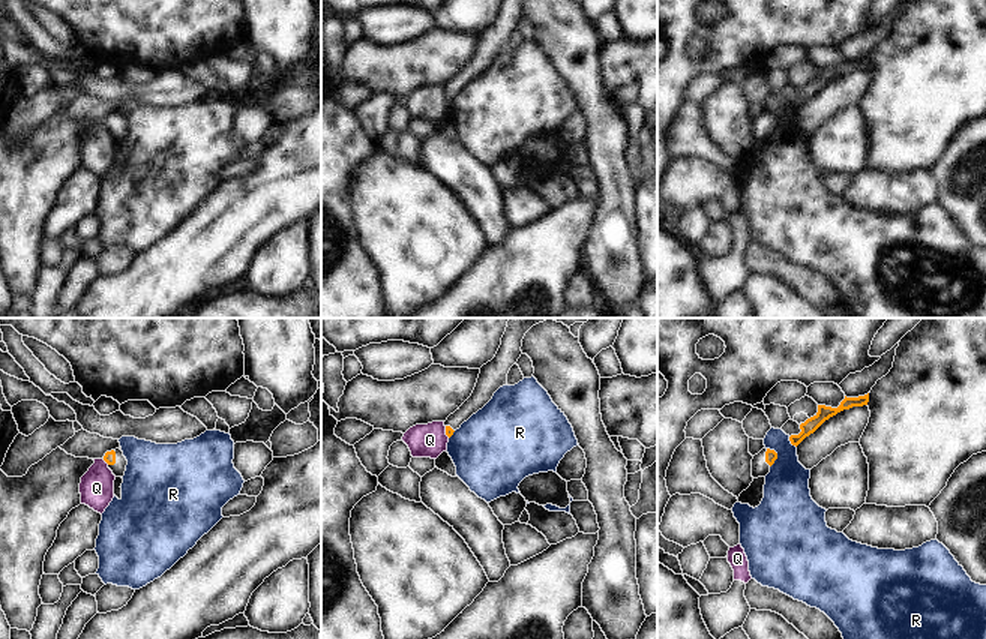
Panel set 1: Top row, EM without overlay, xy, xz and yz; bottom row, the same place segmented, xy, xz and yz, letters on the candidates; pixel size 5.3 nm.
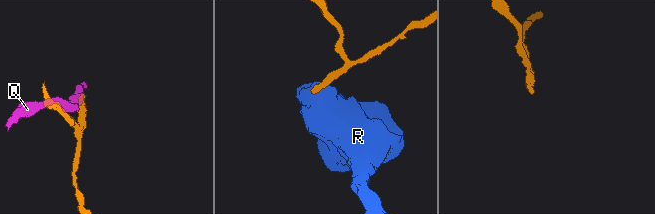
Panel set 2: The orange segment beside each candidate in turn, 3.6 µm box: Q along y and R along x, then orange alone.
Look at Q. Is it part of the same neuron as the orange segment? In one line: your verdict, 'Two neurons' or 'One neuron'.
Two neurons.

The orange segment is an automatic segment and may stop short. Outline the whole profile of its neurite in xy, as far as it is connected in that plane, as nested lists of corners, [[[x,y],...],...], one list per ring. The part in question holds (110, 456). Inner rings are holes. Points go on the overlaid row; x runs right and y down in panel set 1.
[[[120,448],[107,452],[104,460],[116,477],[123,477],[126,471],[128,460]]]

